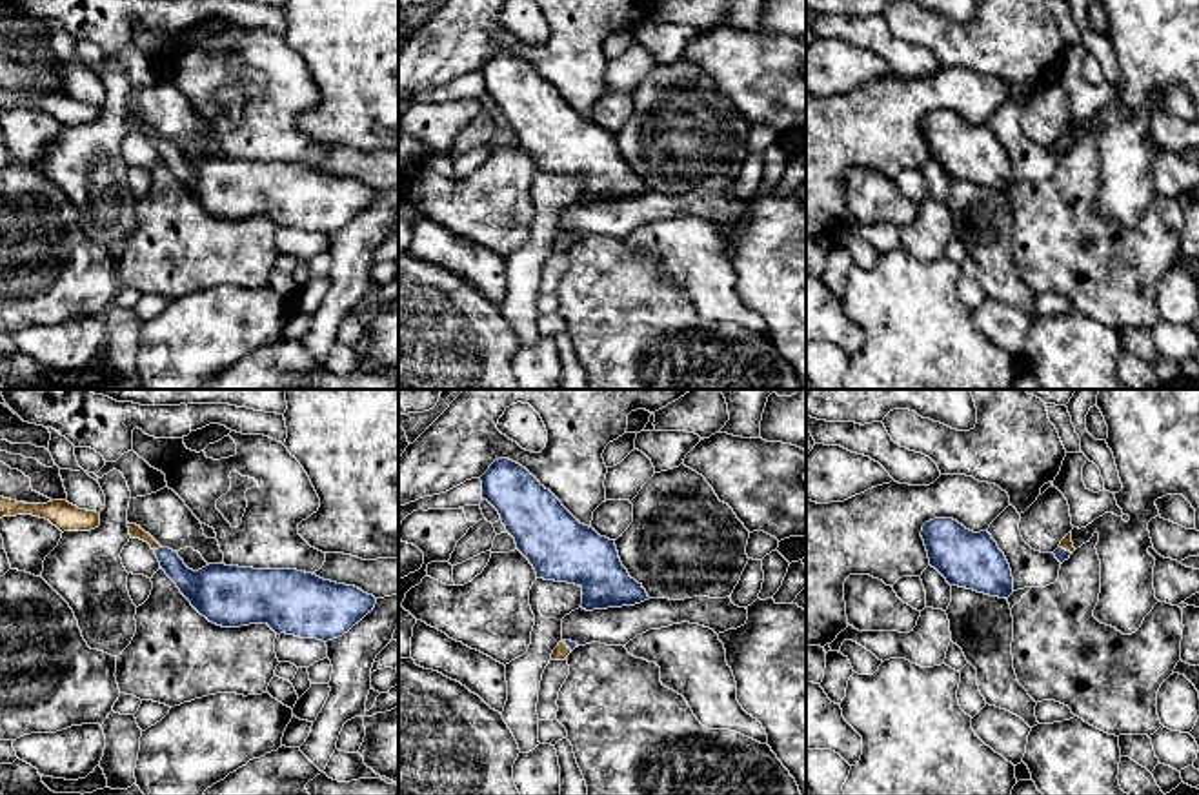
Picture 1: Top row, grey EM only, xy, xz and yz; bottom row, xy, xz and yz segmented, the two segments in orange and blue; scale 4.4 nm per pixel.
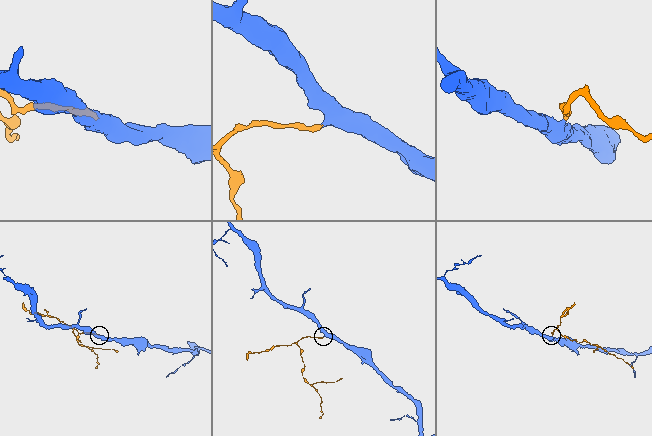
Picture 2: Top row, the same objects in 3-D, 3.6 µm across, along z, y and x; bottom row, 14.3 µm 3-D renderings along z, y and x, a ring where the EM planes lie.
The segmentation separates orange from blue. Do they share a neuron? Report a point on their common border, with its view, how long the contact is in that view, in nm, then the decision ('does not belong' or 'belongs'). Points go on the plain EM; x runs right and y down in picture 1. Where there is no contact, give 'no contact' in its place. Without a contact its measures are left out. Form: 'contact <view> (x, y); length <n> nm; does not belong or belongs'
contact xy (157, 140); length 40 nm; belongs

